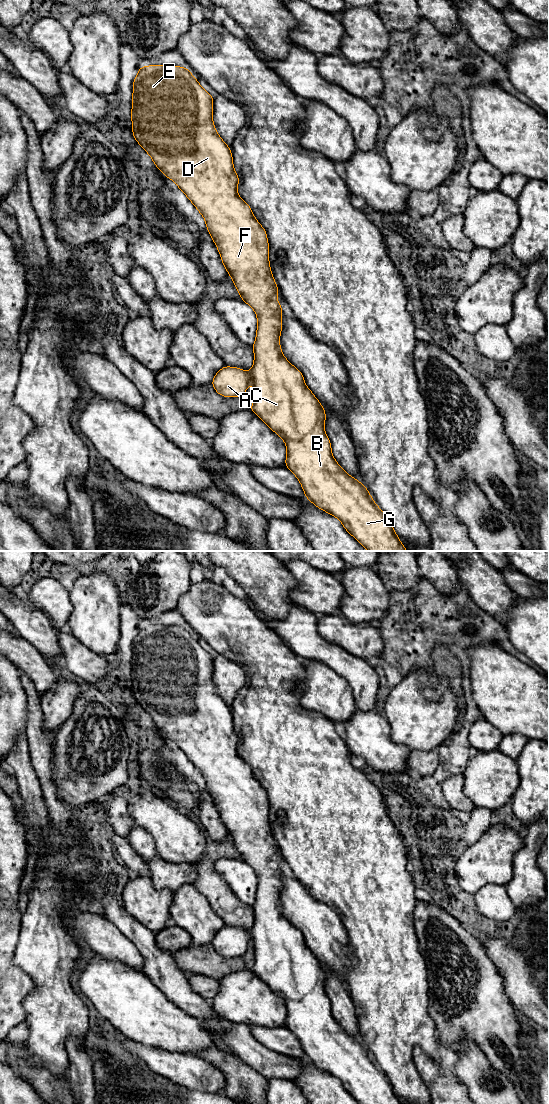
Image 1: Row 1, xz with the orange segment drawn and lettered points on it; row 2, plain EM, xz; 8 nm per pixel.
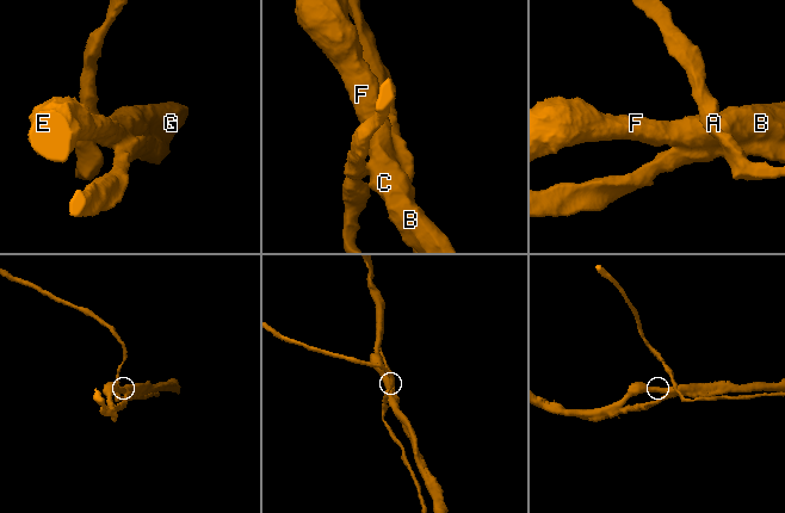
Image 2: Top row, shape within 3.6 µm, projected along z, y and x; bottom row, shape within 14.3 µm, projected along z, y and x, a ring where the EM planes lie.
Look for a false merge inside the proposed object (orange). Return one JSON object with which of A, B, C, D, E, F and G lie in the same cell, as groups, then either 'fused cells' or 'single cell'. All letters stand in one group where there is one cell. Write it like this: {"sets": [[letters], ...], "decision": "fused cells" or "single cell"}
{"sets": [["A"], ["B", "C", "D", "E", "F", "G"]], "decision": "fused cells"}

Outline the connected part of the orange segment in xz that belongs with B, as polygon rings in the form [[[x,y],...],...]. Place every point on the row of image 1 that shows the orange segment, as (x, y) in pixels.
[[[157,64],[141,66],[133,82],[131,129],[133,137],[150,155],[156,167],[176,183],[204,217],[207,231],[220,253],[222,263],[231,276],[240,298],[253,308],[257,315],[256,340],[252,345],[254,363],[250,371],[255,399],[249,407],[284,440],[287,448],[285,466],[298,478],[309,501],[339,519],[346,531],[368,551],[408,551],[365,485],[347,474],[334,459],[331,442],[324,430],[325,410],[306,386],[302,372],[294,367],[281,351],[283,310],[276,298],[279,289],[269,264],[267,233],[254,217],[251,207],[237,193],[239,176],[233,167],[231,149],[218,135],[213,123],[213,98],[185,67]]]

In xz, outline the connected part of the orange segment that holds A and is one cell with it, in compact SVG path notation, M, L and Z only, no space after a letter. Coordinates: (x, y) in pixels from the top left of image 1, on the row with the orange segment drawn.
M224 366L216 373L211 384L223 397L242 397L250 381L250 373L241 368Z

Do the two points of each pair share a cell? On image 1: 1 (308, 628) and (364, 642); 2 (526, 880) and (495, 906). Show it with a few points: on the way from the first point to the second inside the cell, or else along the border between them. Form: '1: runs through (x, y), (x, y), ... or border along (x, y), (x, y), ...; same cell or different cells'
1: border along (318, 616), (317, 632), (329, 642), (338, 644); different cells
2: border along (512, 872), (512, 878), (505, 888), (516, 909); different cells

